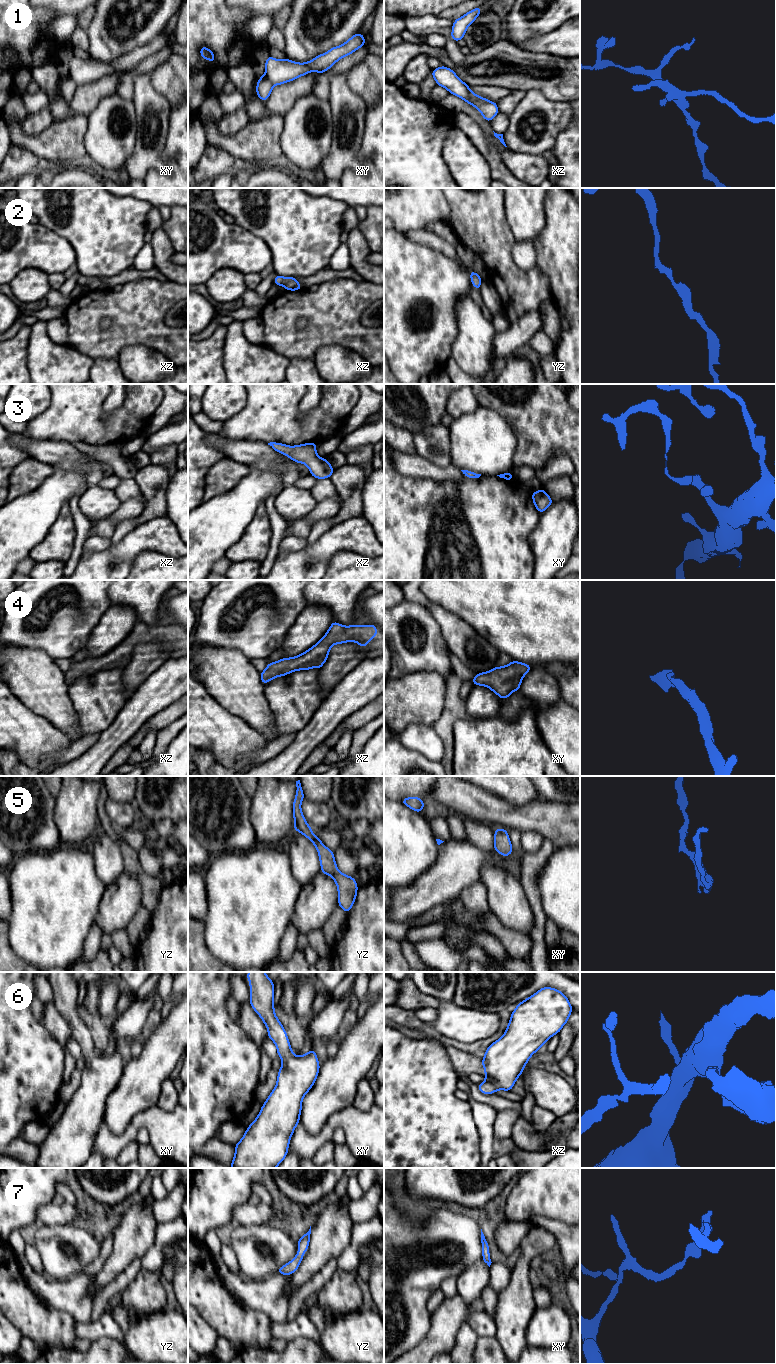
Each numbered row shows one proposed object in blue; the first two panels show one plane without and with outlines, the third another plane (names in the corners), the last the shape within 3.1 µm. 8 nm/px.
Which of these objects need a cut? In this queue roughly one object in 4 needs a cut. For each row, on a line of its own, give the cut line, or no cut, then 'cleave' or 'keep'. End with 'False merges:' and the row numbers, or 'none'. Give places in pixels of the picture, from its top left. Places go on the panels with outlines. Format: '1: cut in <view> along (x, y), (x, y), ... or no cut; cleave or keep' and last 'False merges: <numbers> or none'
1: cut in xz along (468, 89), (468, 98), (472, 102), (490, 102); cleave
2: no cut; keep
3: no cut; keep
4: no cut; keep
5: no cut; keep
6: no cut; keep
7: no cut; keep
False merges: 1

